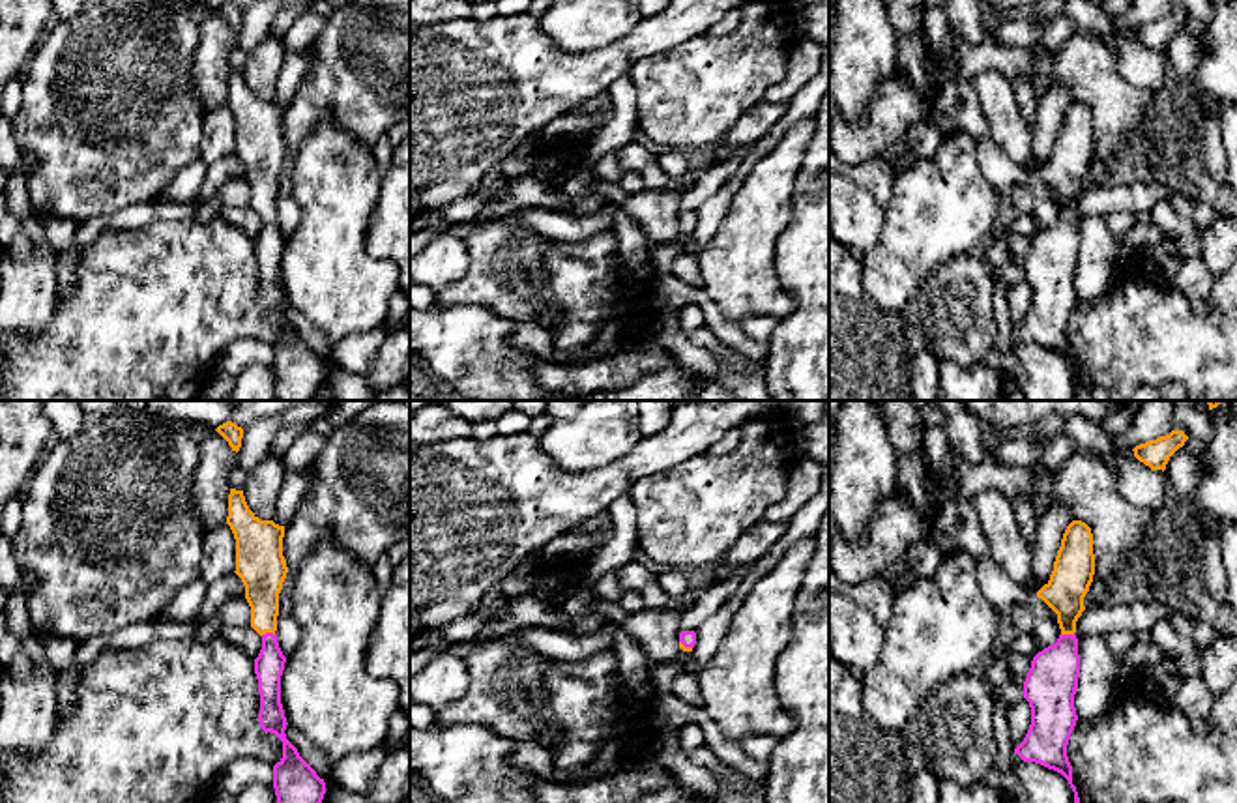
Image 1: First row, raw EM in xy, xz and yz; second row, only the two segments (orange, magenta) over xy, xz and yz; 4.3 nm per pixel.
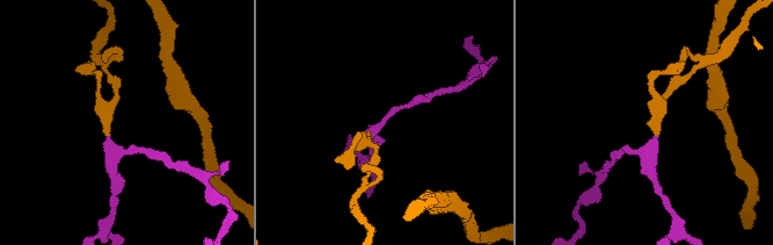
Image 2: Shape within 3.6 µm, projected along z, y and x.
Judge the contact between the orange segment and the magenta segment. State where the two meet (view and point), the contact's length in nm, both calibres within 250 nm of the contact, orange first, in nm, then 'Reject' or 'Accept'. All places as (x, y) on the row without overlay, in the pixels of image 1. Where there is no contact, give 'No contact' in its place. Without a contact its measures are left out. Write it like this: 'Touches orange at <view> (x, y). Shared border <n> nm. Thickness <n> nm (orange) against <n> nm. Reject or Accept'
Touches orange at xy (266, 212). Shared border 60 nm. Thickness 190 nm (orange) against 130 nm. Accept

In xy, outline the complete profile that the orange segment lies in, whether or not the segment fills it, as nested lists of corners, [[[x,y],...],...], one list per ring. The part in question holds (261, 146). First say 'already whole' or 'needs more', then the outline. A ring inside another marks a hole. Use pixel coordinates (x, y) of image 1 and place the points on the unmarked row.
needs more | [[[230,69],[228,97],[236,120],[236,155],[245,167],[251,208],[262,217],[255,240],[260,273],[258,303],[283,322],[283,339],[273,346],[275,393],[279,401],[311,401],[326,374],[326,363],[286,320],[281,285],[281,256],[286,238],[277,223],[279,174],[288,148],[283,137],[284,107],[260,101],[247,86],[243,71]]]

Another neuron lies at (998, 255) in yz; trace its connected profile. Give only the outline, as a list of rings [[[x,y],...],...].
[[[1009,200],[1007,212],[999,223],[999,234],[996,241],[981,253],[986,262],[988,273],[994,279],[994,318],[997,324],[997,337],[996,348],[999,352],[1011,352],[1014,328],[1011,324],[1011,311],[1009,311],[1009,288],[997,281],[997,273],[1005,268],[1014,264],[1014,256],[1011,253],[1011,232],[1009,232],[1009,219],[1011,219]]]

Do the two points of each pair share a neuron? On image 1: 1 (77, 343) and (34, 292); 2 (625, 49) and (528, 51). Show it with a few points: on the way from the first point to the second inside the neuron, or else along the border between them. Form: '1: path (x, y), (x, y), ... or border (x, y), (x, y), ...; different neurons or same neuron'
1: border (62, 287), (51, 321), (30, 341), (21, 341); different neurons
2: path (601, 66), (553, 66); same neuron

